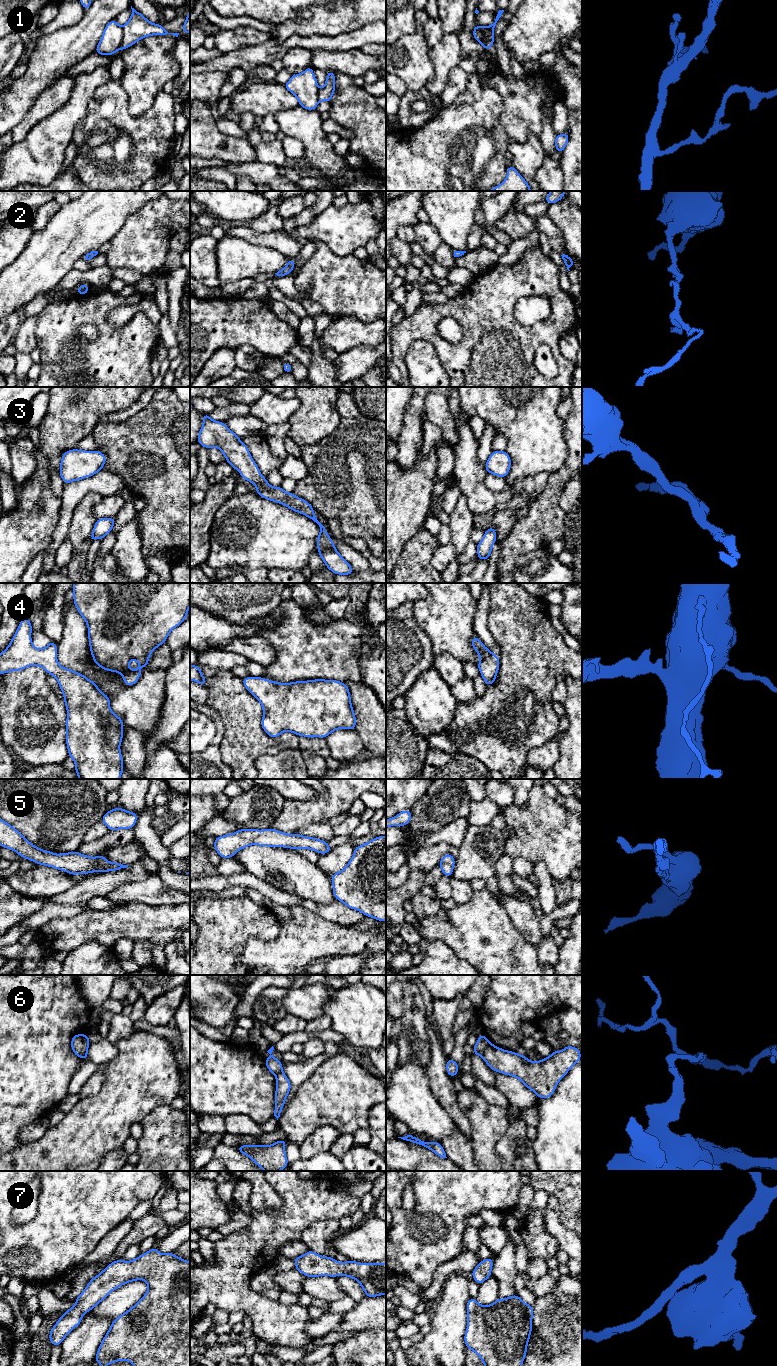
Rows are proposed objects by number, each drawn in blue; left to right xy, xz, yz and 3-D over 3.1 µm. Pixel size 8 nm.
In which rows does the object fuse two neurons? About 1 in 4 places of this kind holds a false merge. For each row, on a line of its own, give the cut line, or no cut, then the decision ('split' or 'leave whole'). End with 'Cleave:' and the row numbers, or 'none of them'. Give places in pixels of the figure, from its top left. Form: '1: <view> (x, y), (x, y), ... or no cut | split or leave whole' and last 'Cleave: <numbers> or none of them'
1: xy (123, 27), (123, 39), (119, 47) | split
2: no cut | leave whole
3: no cut | leave whole
4: no cut | leave whole
5: no cut | leave whole
6: yz (489, 1042), (482, 1056) | split
7: no cut | leave whole
Cleave: 1, 6

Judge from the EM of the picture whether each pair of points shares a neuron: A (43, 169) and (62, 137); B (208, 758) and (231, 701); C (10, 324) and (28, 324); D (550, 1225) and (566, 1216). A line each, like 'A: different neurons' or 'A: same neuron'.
A: same neuron
B: different neurons
C: different neurons
D: different neurons

